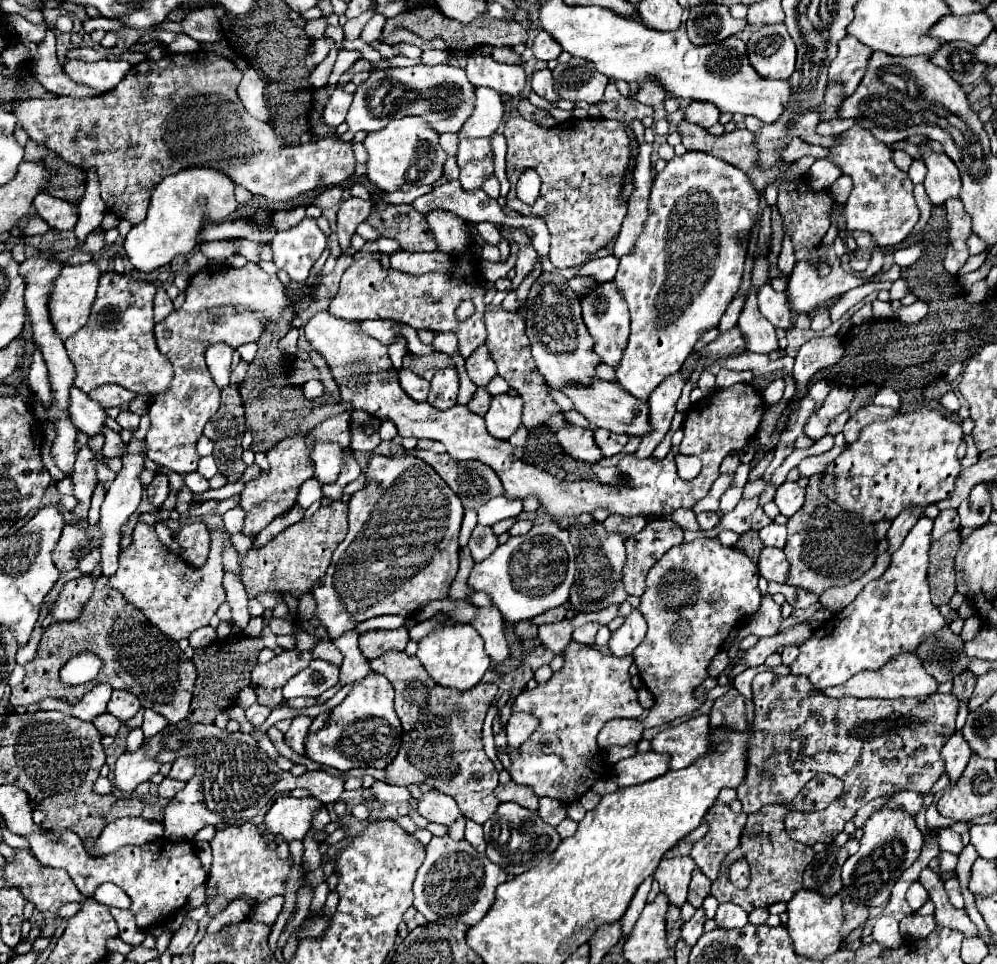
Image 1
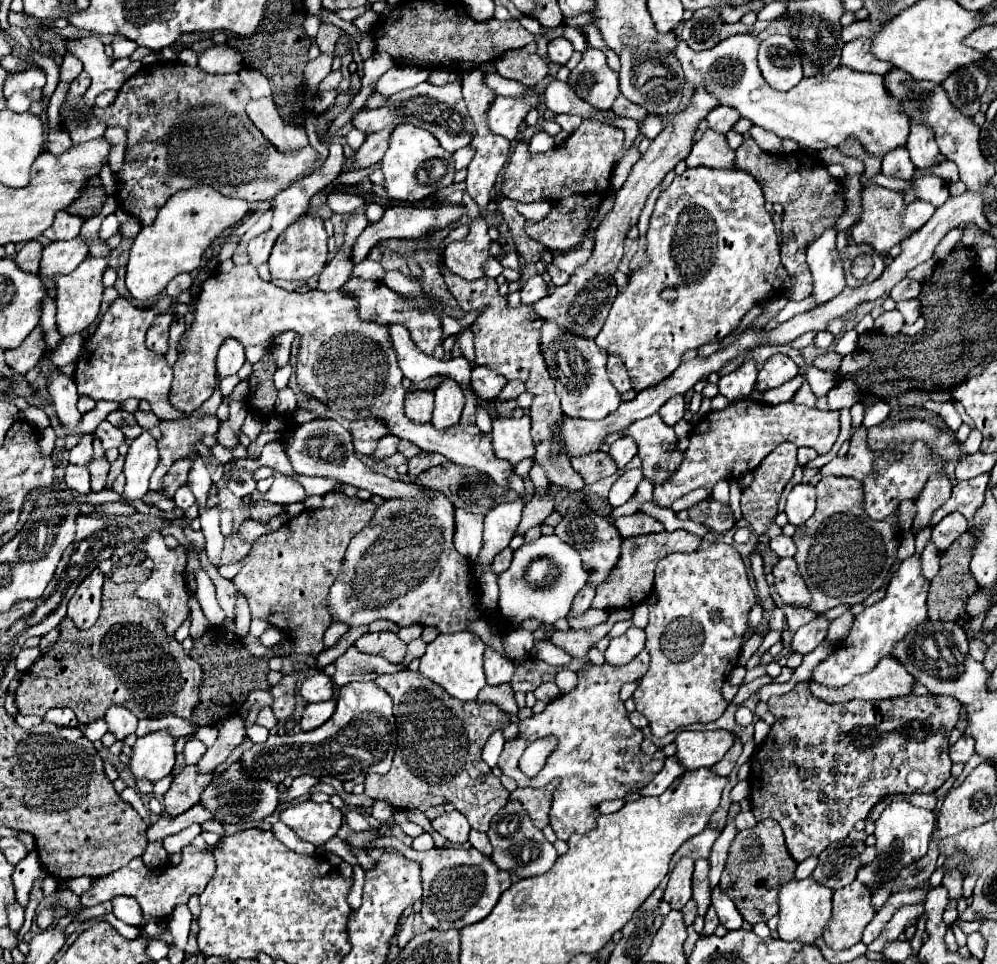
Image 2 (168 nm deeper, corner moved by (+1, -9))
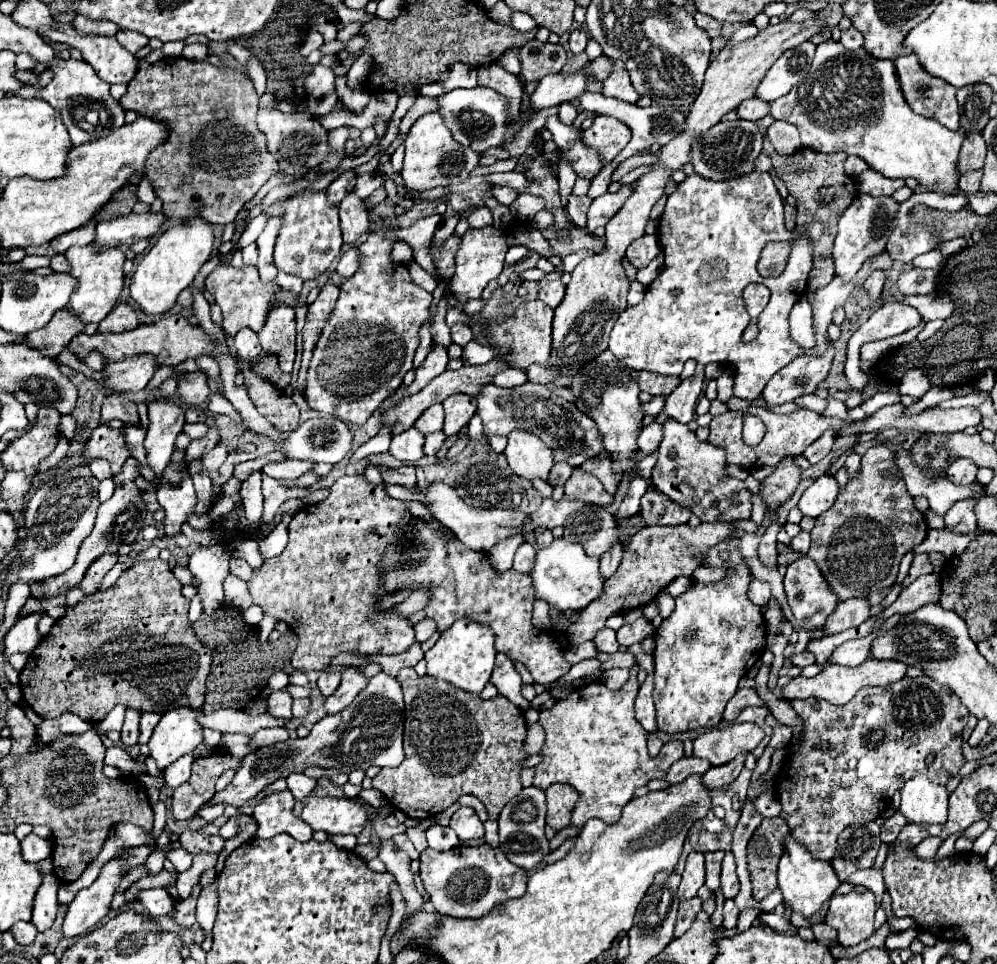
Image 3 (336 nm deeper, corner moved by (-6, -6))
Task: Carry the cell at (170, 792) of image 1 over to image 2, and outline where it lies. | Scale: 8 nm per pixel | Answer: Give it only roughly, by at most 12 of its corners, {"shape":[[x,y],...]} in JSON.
{"shape":[[194,765],[174,777],[164,811],[176,817],[200,801],[212,771]]}

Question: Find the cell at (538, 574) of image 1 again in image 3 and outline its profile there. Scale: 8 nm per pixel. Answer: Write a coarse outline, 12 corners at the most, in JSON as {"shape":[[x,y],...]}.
{"shape":[[565,536],[537,550],[535,600],[561,612],[599,598],[599,560]]}

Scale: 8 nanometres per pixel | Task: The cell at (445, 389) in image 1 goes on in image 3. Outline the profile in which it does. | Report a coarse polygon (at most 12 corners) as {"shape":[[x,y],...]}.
{"shape":[[453,394],[443,400],[447,436],[457,434],[475,414],[475,398]]}

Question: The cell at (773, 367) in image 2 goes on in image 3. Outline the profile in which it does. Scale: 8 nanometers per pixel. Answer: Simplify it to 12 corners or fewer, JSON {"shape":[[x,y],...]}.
{"shape":[[833,348],[797,356],[765,386],[769,404],[811,394],[827,376]]}

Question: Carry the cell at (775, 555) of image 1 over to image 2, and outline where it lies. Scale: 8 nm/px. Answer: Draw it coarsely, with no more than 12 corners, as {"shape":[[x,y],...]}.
{"shape":[[780,559],[774,587],[786,605],[810,607],[794,559]]}

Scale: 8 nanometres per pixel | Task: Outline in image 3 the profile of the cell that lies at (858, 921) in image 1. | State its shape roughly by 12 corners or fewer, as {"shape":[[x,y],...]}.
{"shape":[[869,888],[831,898],[825,922],[841,946],[873,934],[875,896]]}

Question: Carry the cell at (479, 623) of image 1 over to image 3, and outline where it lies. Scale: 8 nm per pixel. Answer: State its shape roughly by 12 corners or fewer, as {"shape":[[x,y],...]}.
{"shape":[[497,654],[491,682],[521,710],[521,676],[505,654]]}

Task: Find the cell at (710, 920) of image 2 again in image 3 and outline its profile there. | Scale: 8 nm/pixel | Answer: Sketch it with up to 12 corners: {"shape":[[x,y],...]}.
{"shape":[[725,900],[723,926],[735,928],[739,910],[733,900]]}

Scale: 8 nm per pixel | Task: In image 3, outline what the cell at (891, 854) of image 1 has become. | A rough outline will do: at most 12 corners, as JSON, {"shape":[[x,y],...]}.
{"shape":[[905,782],[897,810],[927,828],[947,820],[945,786]]}

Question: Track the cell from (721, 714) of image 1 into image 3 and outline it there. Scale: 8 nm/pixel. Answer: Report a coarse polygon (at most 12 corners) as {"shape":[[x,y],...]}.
{"shape":[[745,754],[709,768],[703,774],[707,788],[721,788],[741,772]]}

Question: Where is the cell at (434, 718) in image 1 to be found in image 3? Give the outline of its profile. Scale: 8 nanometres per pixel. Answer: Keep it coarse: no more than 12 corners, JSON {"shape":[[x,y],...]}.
{"shape":[[403,668],[405,760],[373,788],[415,820],[521,792],[523,710]]}

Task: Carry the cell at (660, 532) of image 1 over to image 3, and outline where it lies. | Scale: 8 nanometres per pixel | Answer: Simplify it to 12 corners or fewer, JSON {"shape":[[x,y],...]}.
{"shape":[[731,524],[645,526],[567,640],[691,576]]}

